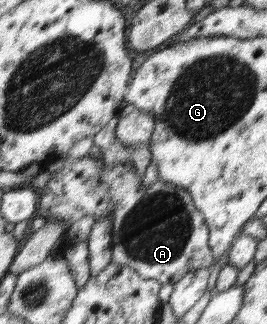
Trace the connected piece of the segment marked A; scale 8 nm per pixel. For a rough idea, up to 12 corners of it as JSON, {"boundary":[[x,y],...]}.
{"boundary":[[66,158],[36,216],[112,221],[111,262],[174,284],[211,269],[190,193]]}

